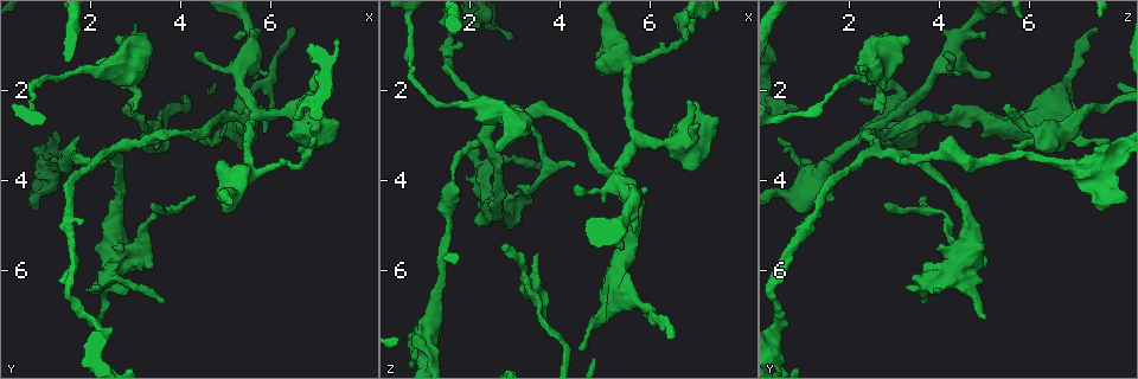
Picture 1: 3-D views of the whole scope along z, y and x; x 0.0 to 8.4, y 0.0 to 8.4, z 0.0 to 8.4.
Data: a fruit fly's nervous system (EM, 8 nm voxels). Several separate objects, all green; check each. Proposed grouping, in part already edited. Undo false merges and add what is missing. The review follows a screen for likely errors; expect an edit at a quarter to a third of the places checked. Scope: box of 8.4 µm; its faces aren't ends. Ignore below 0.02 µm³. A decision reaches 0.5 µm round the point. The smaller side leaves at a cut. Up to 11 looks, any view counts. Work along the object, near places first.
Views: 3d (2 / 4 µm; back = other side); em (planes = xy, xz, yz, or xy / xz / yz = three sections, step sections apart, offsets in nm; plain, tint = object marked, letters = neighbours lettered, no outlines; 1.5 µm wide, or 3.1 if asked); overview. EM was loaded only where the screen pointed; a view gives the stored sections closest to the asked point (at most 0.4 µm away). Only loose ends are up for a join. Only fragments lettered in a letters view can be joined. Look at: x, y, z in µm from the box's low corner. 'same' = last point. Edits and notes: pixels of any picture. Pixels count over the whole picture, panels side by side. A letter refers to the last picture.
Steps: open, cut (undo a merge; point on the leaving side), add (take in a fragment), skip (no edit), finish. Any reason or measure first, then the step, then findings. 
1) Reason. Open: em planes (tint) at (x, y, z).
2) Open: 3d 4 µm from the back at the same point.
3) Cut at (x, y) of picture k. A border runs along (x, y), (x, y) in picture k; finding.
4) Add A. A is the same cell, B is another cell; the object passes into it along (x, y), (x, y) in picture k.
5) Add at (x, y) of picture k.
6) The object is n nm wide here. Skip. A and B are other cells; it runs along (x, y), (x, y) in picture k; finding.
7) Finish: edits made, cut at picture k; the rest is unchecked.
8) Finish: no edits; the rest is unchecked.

Free end. Open: 3d 2 µm at (2.60, 0.95, 3.45).

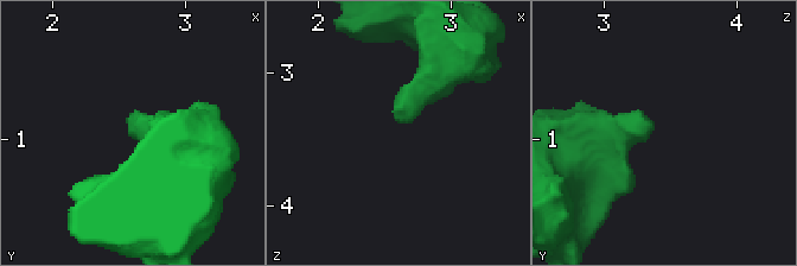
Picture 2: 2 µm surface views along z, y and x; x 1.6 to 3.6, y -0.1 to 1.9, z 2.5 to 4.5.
Shape alone is not enough. Open: em planes (letters) at (2.64, 0.88, 3.40).

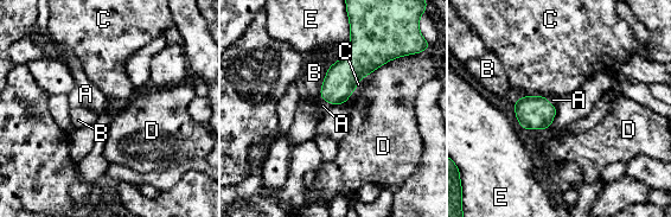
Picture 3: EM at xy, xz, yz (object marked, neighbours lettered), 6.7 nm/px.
The object is 200 nm wide here. Add A. A is the same cell, B, C, D and E are other cells; the object passes into it along (342, 78), (327, 101), (323, 106) in picture 3; the neuron continues.

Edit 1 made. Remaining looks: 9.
Open: overview.

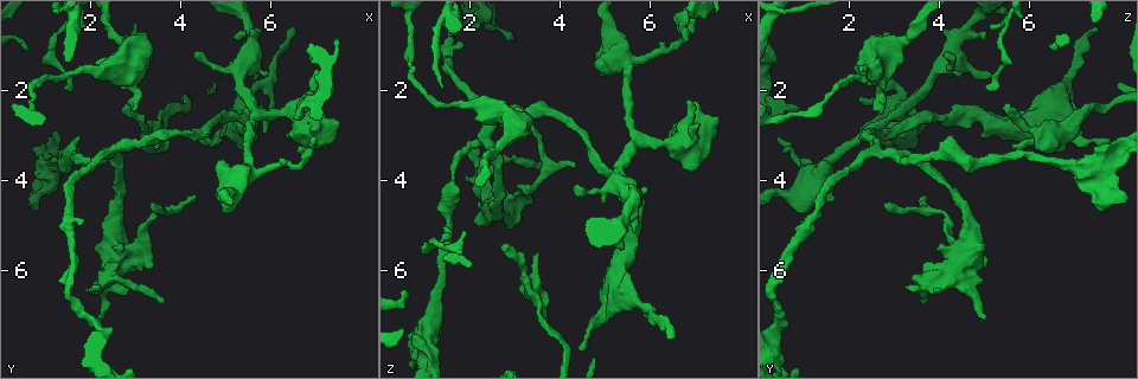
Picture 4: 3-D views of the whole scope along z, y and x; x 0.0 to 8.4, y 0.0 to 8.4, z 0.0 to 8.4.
Open: 3d 4 µm at (2.40, 3.40, 3.05).

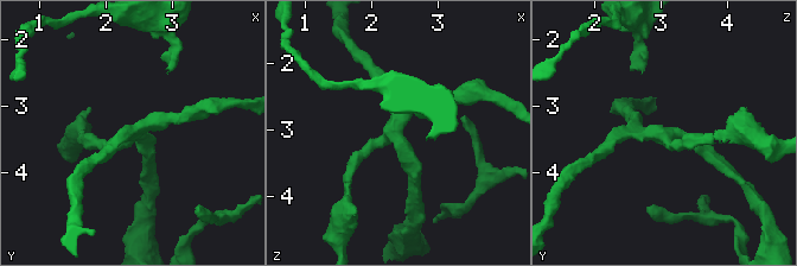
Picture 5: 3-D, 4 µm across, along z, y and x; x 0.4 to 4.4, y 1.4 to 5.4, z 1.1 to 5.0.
4 arms meet here. Open: em planes (letters) at (2.35, 3.45, 3.05).

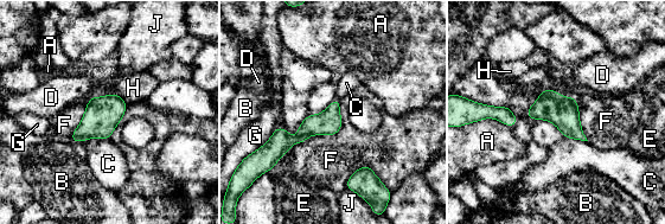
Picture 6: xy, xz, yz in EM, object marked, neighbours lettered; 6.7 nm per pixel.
The object is 170 nm wide here; the longest contact is with F, 380 nm. Skip. A, B, C, D, E, F, G, H and J are other cells; continuous, no second neuron.

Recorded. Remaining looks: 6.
Branch stops here. Open: em planes (letters) at (2.80, 2.35, 5.45).

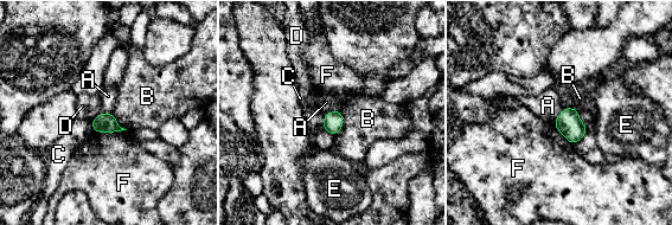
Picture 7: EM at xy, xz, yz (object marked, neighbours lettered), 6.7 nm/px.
Skip. A, B, C, D, E and F are other cells; a border runs along (339, 109), (325, 113) in picture 7; no lettered fragment goes on from it.

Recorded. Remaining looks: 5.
An open end. Open: 3d 2 µm from the back at (6.60, 0.60, 7.50).

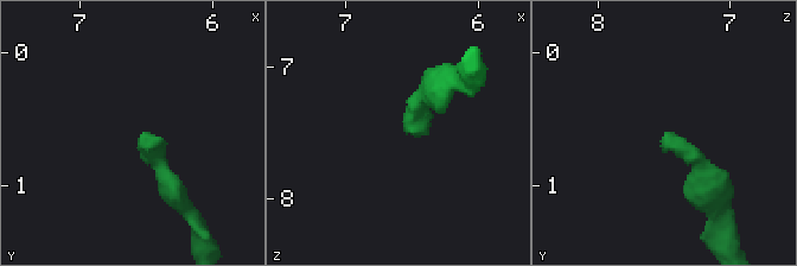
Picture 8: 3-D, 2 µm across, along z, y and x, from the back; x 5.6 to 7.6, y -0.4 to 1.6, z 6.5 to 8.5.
Open: em xy step 8 (tint) at (6.54, 0.66, 7.52).

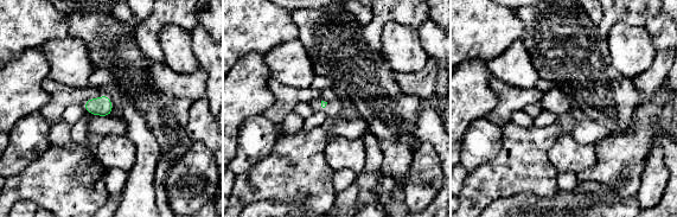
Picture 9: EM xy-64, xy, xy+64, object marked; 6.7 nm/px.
Cut it another way. Open: em yz step 8 (letters) at the same point.

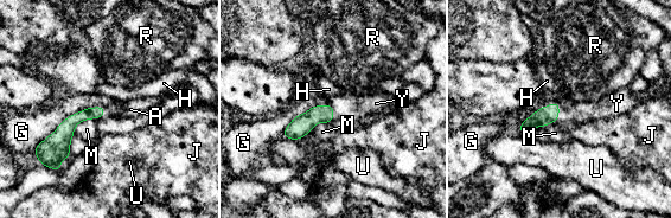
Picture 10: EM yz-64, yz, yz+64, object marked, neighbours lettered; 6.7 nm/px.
Add Y. Y is the same cell, A, G, H, J, M, R and U are other cells; the object passes into it along (300, 126), (332, 108), (351, 108) in picture 10; the neuron continues.

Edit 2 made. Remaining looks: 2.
Finish: edits made, add at picture 3, add at picture 10; the rest is unchecked.

